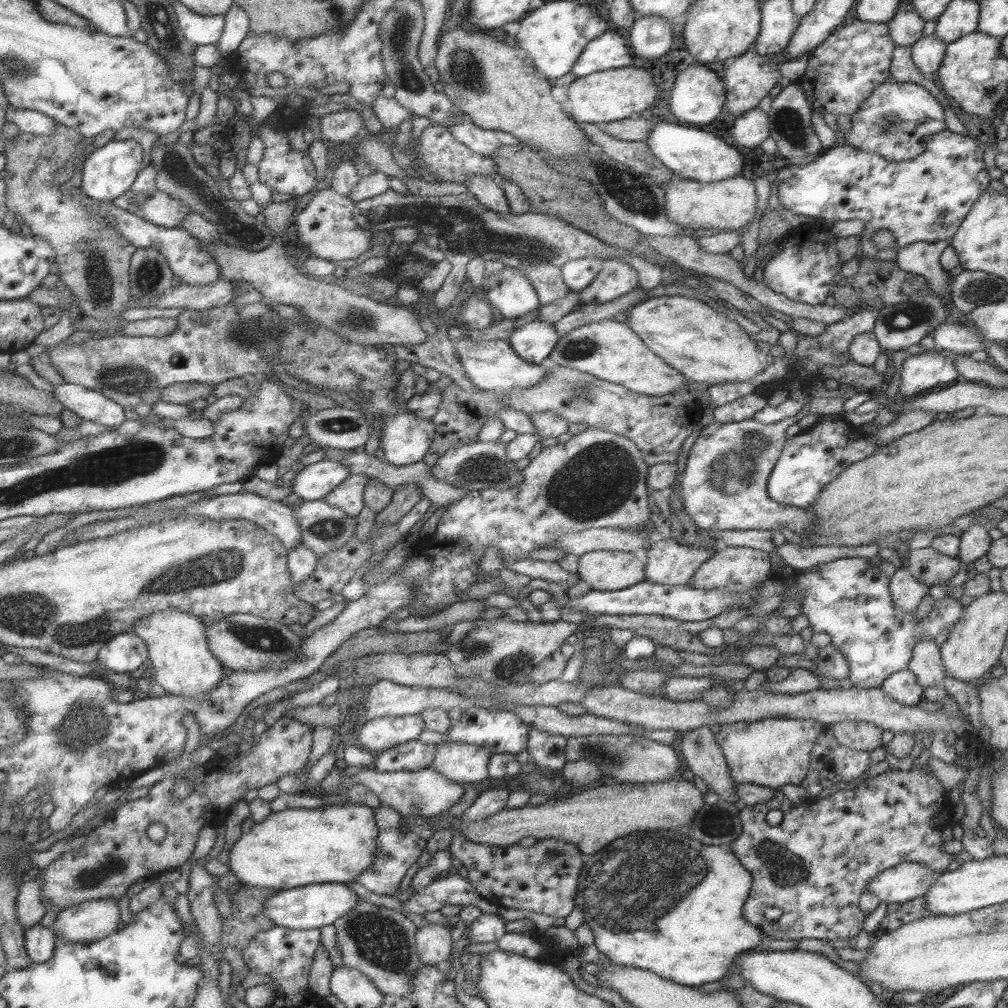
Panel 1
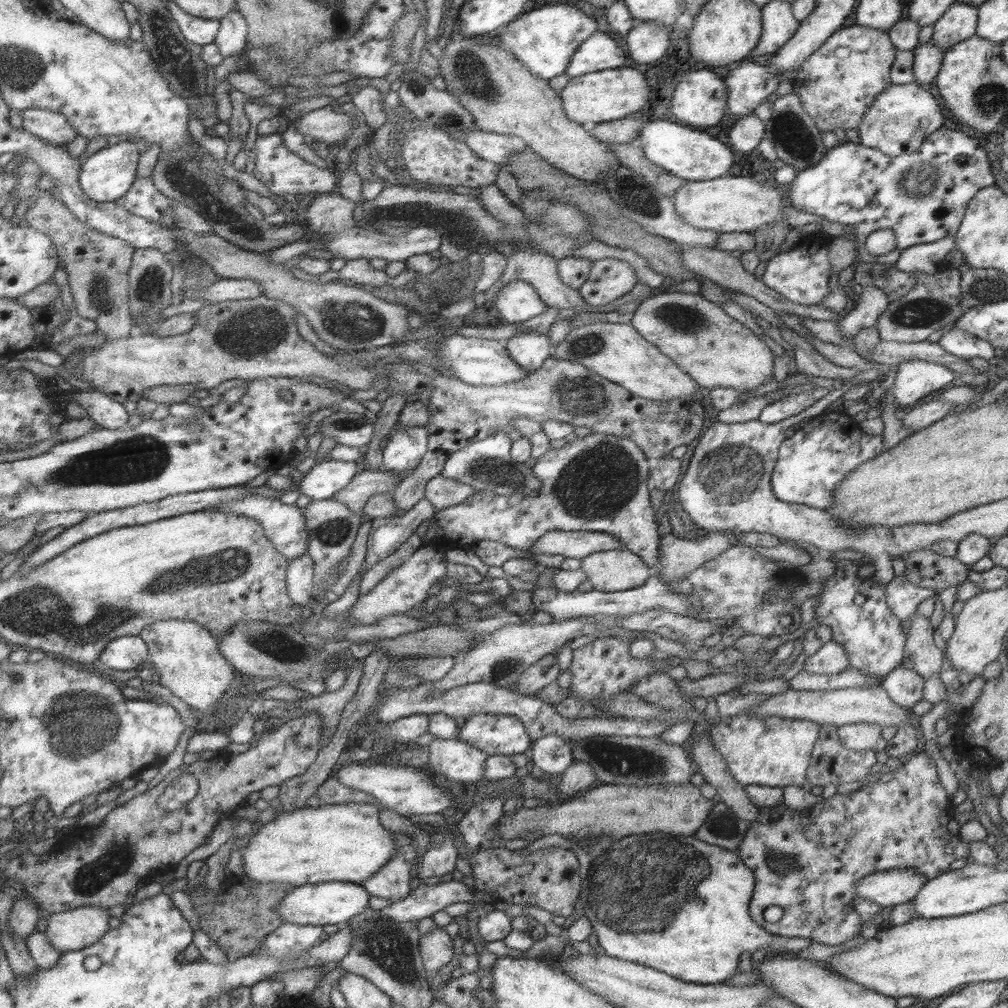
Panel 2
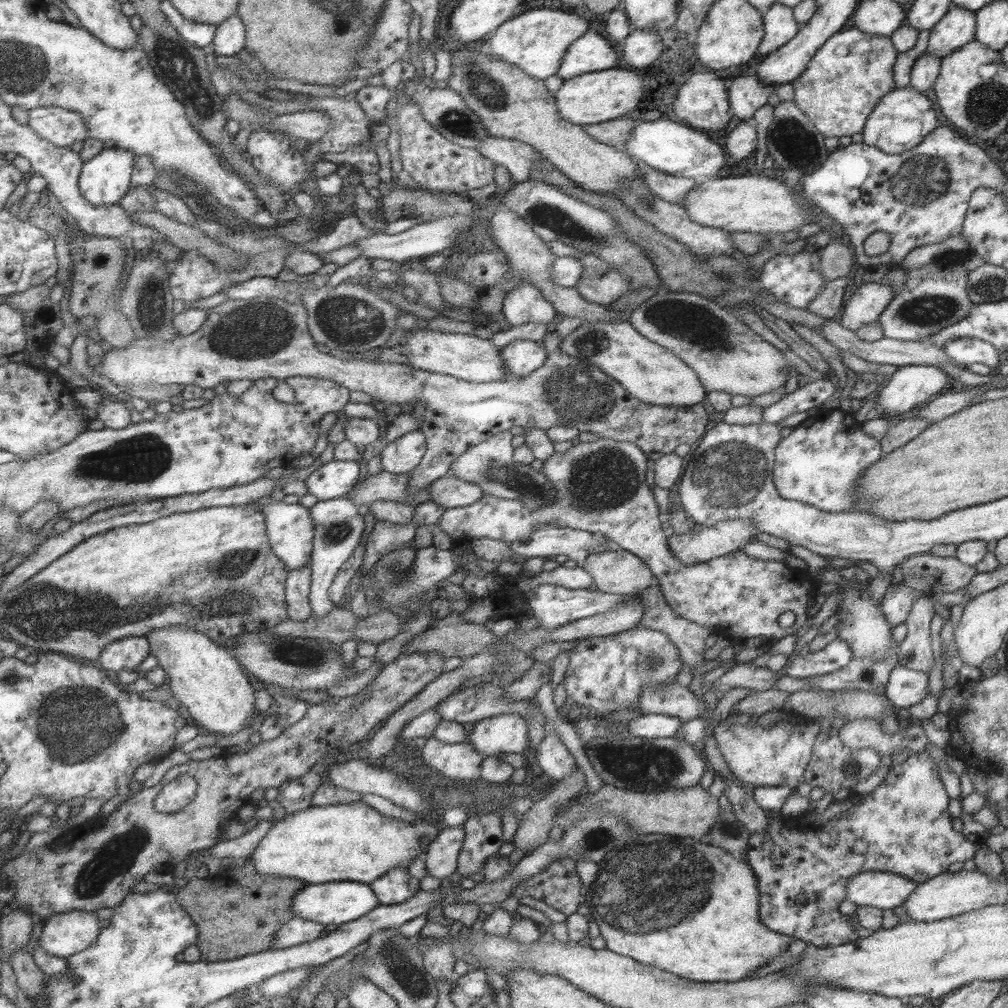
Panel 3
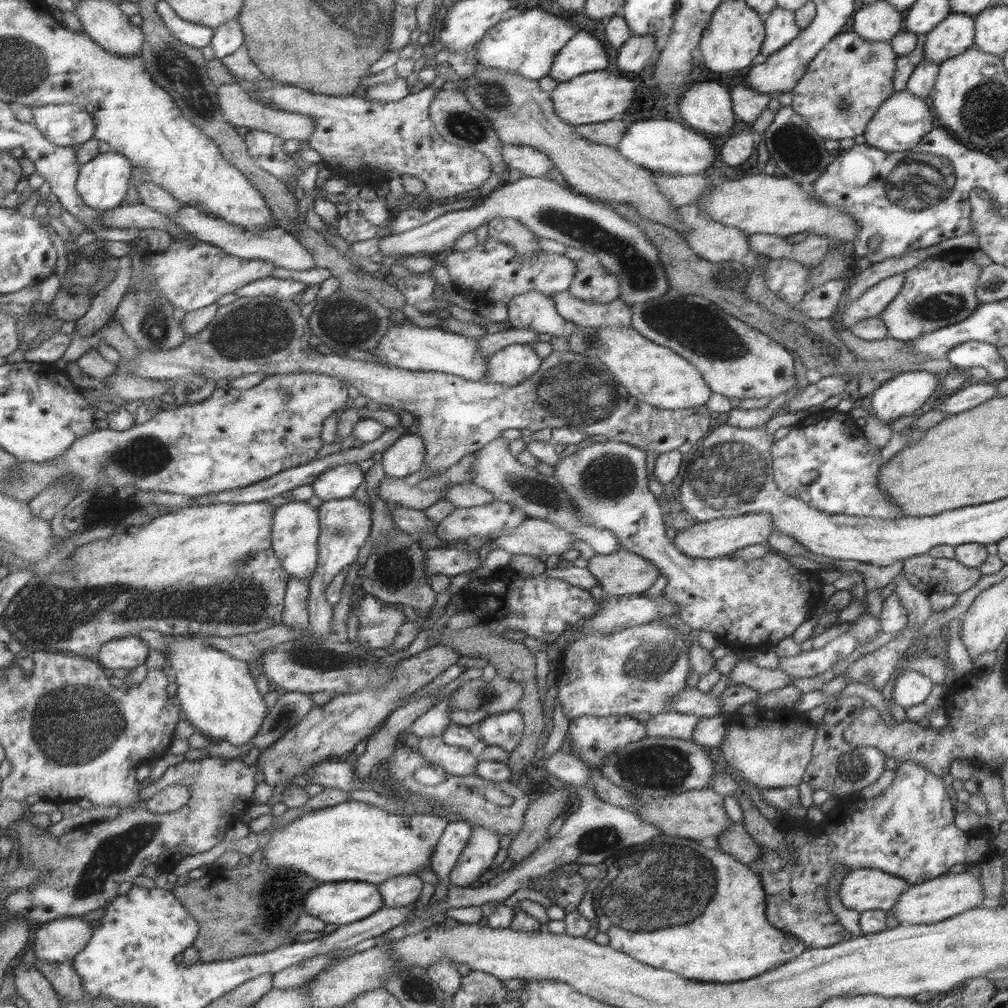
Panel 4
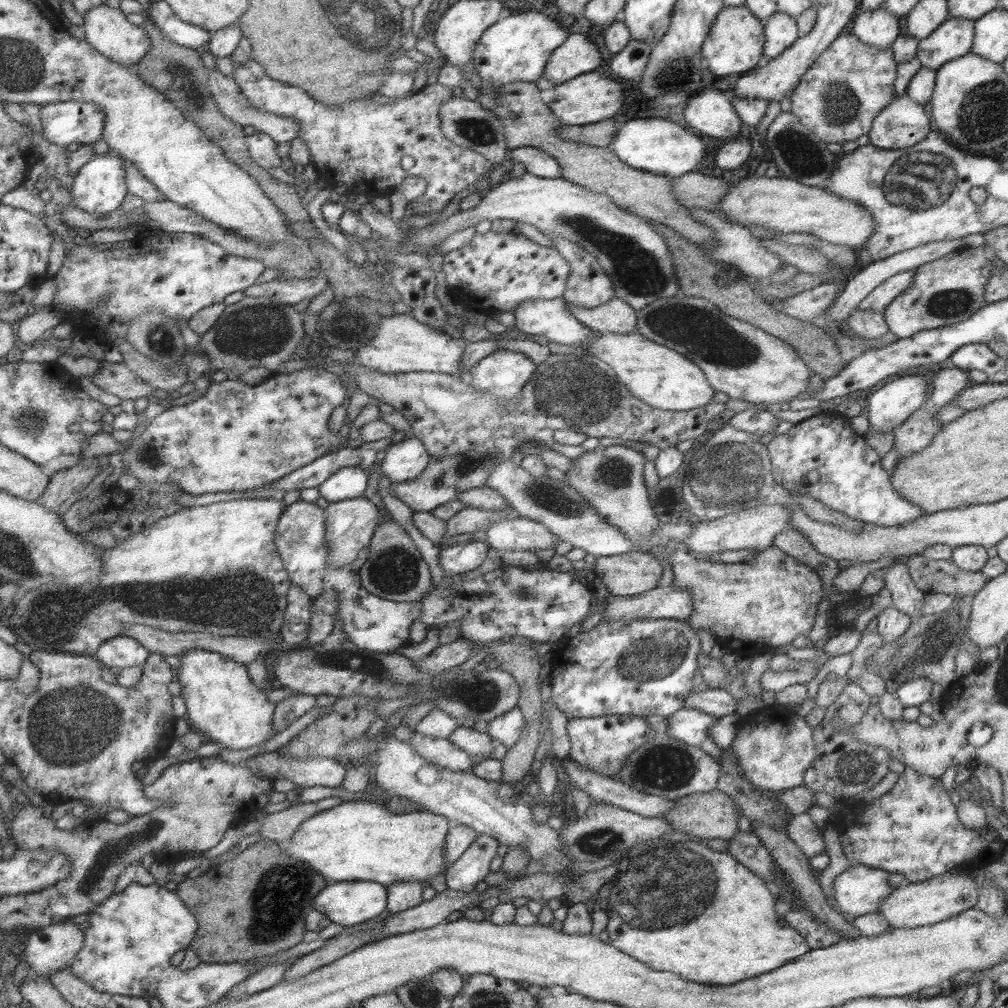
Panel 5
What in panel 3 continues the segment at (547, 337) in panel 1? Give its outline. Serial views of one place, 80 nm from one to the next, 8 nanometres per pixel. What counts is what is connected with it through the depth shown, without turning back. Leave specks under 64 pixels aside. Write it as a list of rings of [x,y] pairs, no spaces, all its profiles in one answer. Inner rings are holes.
[[[515,339],[500,349],[500,357],[506,368],[506,378],[527,376],[539,368],[546,357],[542,341]]]

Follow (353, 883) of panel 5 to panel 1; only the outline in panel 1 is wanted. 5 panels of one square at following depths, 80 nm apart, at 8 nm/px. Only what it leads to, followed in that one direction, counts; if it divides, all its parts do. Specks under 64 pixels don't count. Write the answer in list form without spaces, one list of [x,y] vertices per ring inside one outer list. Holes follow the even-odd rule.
[[[323,883],[298,886],[288,889],[280,889],[263,902],[263,916],[267,917],[274,926],[291,928],[293,930],[307,930],[321,928],[332,924],[333,921],[347,914],[351,908],[355,908],[358,899],[345,883]]]

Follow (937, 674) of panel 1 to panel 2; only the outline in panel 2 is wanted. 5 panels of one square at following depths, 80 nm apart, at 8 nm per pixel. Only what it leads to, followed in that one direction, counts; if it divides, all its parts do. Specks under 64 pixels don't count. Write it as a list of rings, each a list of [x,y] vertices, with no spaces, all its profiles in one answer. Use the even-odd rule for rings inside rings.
[[[917,613],[911,616],[907,637],[903,646],[903,659],[901,666],[927,680],[940,673],[943,660],[941,650],[935,646],[932,640],[932,626],[927,617],[918,617]]]

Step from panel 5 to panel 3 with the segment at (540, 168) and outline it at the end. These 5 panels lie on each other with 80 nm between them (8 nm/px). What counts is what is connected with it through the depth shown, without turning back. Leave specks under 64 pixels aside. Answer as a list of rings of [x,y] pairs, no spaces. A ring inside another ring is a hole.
[[[491,135],[483,137],[476,150],[493,165],[505,168],[516,184],[527,181],[529,172],[543,160],[539,153],[523,142]]]

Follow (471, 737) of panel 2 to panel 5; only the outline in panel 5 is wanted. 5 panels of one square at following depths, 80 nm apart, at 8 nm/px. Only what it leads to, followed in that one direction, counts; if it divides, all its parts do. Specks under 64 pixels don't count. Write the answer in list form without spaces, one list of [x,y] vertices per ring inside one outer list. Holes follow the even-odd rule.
[[[515,706],[505,714],[488,721],[487,734],[508,749],[517,742],[523,732],[523,727],[523,714]]]

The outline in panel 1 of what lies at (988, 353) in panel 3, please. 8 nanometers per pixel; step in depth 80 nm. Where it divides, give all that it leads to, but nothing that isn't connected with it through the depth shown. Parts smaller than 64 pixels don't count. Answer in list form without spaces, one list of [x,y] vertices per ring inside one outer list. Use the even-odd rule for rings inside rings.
[[[945,321],[928,334],[935,342],[935,348],[951,354],[969,355],[975,350],[983,350],[981,339],[965,325]]]

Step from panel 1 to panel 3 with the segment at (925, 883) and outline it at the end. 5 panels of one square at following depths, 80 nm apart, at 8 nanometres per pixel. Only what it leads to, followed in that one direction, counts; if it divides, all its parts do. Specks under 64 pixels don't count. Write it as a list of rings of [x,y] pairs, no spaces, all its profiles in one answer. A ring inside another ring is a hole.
[[[867,870],[846,882],[845,900],[853,902],[856,907],[873,906],[891,913],[891,910],[902,905],[917,885],[914,880],[897,873]]]

